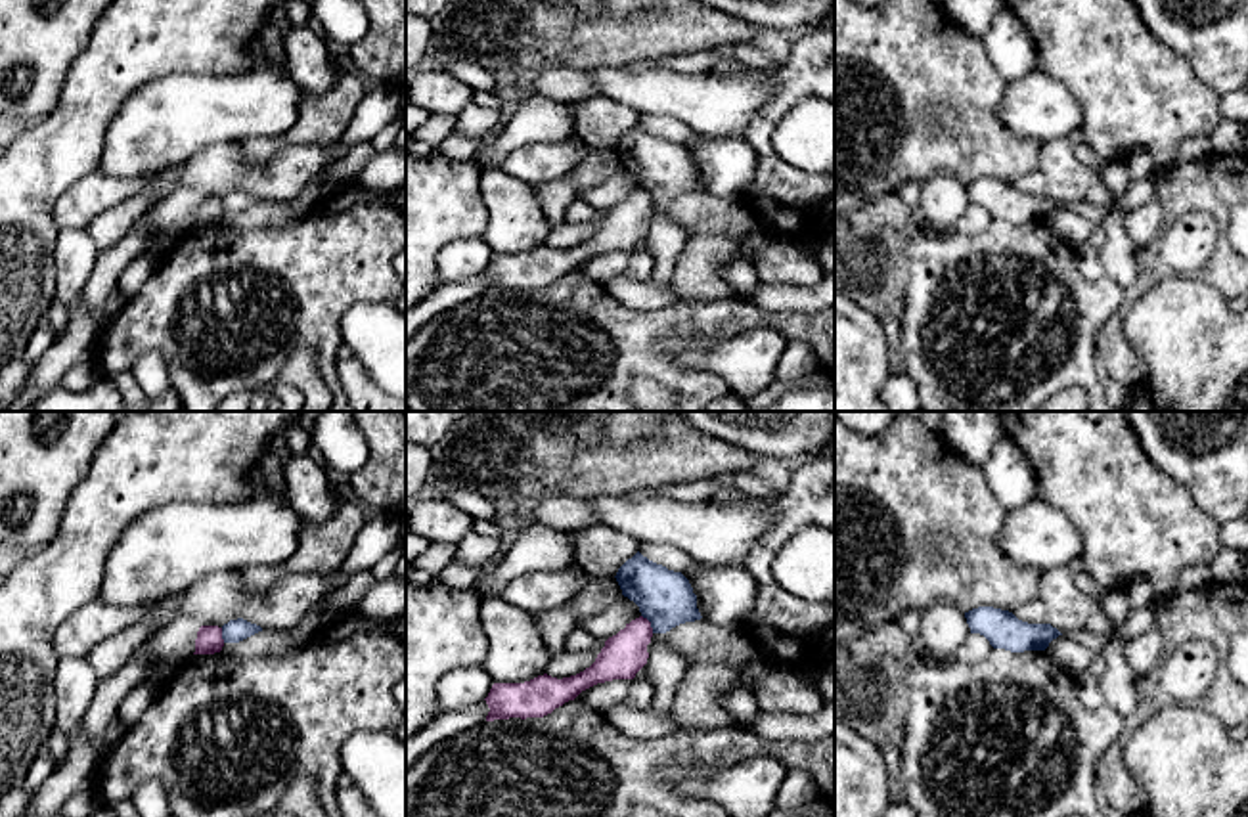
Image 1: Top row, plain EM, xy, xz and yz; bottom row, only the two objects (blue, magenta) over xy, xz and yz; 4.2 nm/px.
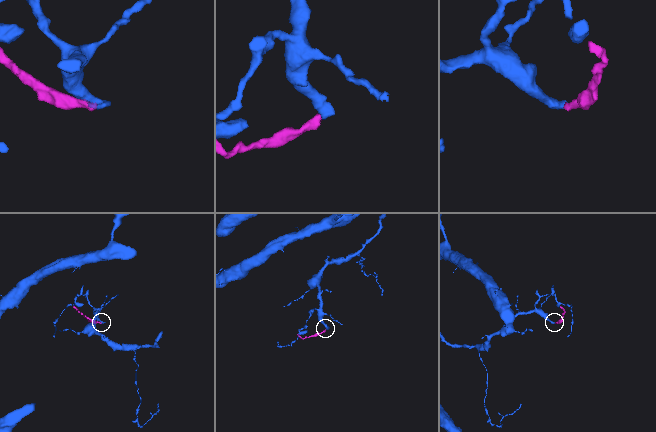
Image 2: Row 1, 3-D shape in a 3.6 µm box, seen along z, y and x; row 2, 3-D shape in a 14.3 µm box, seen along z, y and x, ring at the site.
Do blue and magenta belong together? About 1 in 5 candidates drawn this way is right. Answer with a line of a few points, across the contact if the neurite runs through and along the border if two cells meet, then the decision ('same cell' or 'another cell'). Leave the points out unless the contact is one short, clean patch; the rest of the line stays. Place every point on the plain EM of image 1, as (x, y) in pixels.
line xz (642, 186), (653, 203); another cell

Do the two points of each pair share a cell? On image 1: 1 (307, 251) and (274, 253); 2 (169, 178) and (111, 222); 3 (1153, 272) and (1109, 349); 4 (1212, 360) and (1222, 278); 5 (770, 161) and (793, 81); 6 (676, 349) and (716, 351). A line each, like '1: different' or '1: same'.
1: same
2: same
3: same
4: different
5: same
6: same

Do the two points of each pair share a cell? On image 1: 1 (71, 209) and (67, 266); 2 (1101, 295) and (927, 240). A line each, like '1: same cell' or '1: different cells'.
1: different cells
2: same cell

